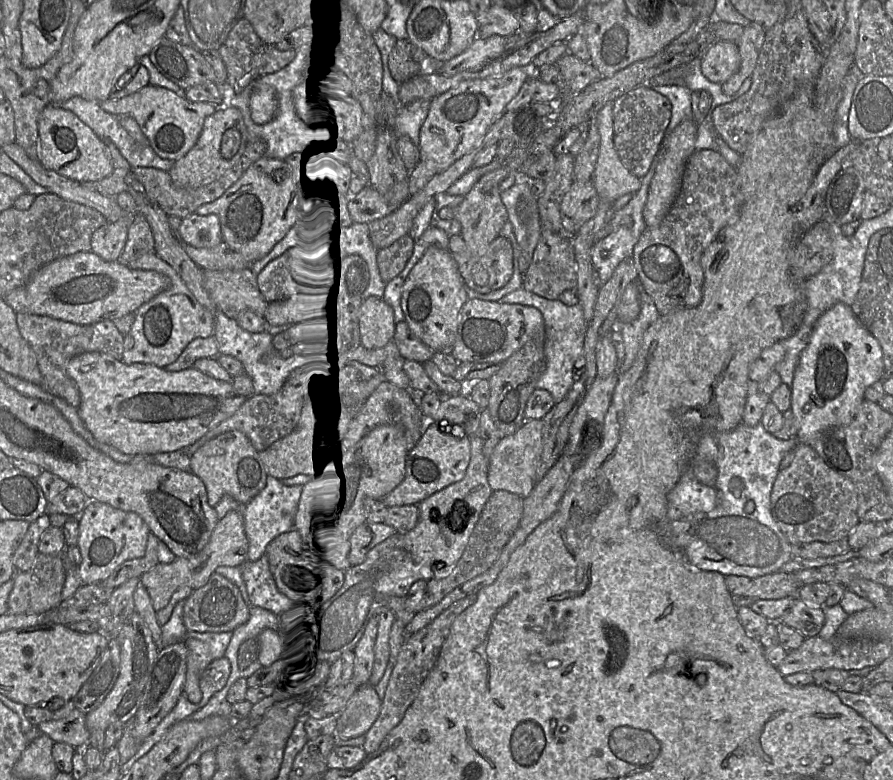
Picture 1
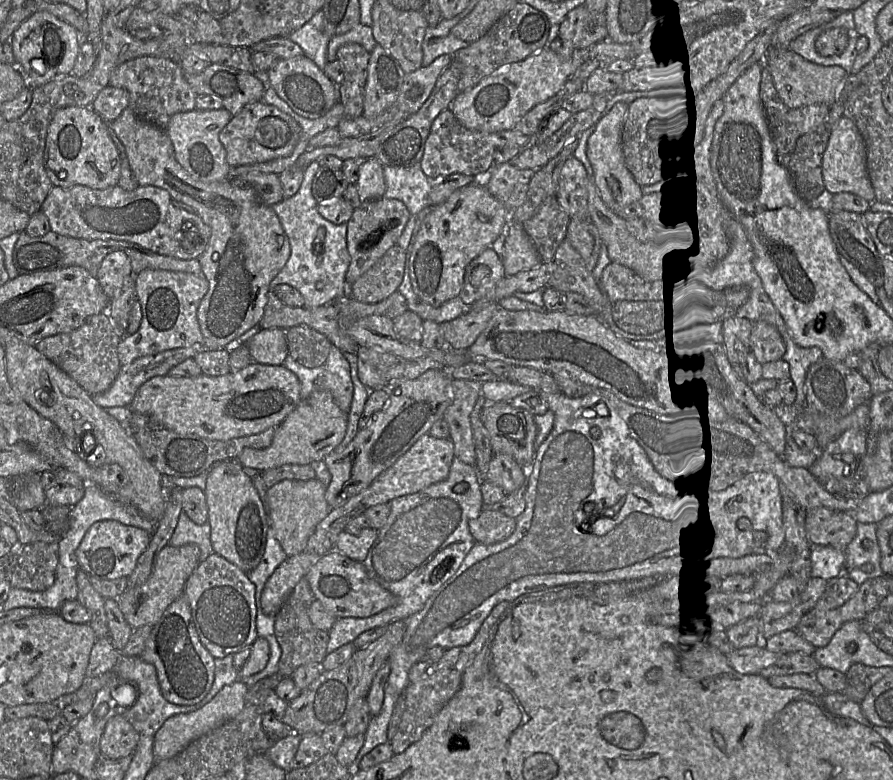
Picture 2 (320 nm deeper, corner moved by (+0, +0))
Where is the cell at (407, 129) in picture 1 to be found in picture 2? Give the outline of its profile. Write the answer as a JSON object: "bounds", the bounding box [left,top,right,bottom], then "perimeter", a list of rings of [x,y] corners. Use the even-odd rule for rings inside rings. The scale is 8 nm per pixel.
{"bounds":[383,163,433,215],"perimeter":[[[420,163],[409,167],[383,166],[383,173],[386,184],[384,198],[400,200],[411,215],[432,207],[428,196],[433,181],[423,173]]]}

